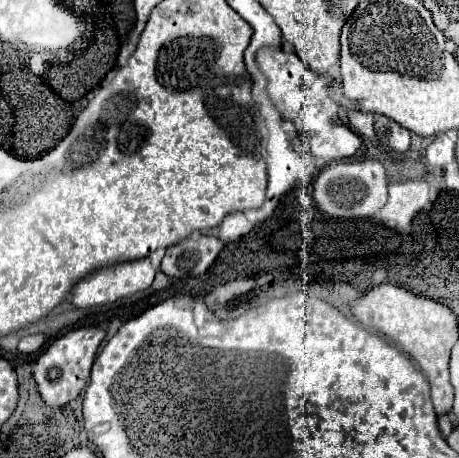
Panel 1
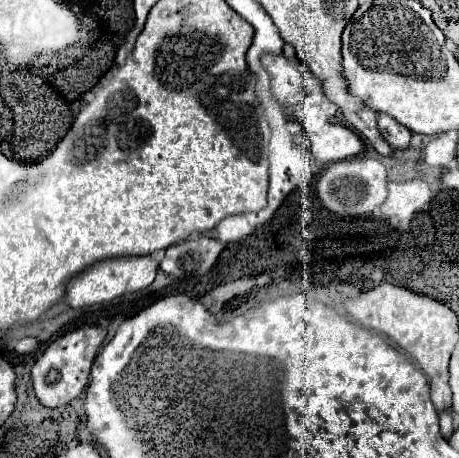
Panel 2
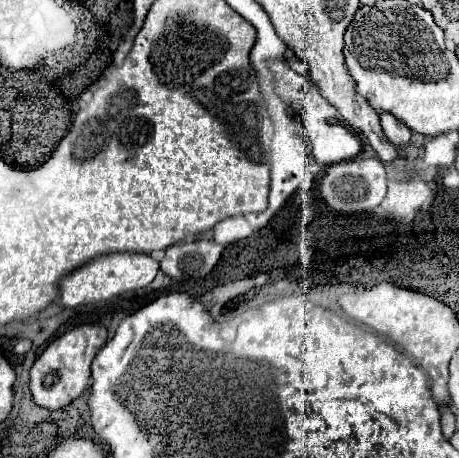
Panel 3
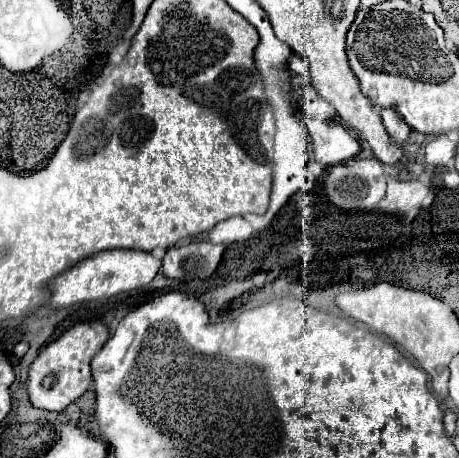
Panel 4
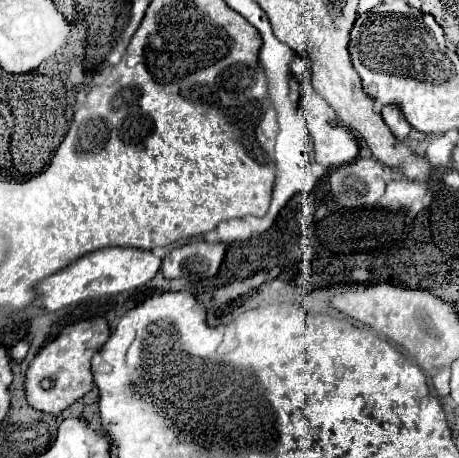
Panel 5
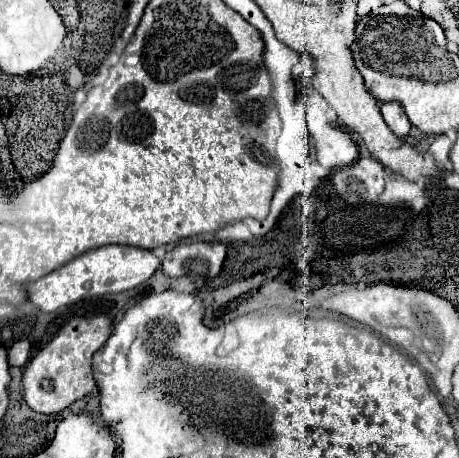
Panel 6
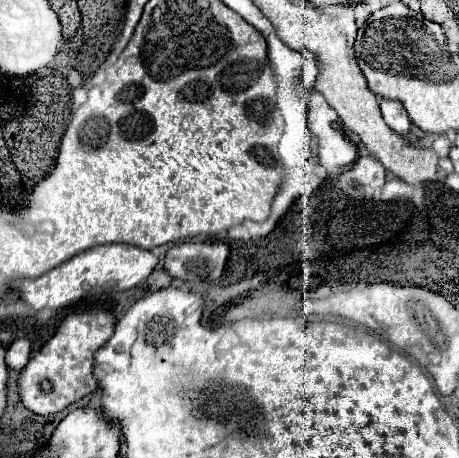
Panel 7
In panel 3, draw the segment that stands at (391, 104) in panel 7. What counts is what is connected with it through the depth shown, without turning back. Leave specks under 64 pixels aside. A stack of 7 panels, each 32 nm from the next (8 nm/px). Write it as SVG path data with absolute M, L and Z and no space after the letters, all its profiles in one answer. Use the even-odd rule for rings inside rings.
M380 112L380 122L384 128L384 134L388 136L388 140L392 140L392 144L396 144L396 146L408 144L410 128L406 124L402 124L396 116L392 116L390 112Z

